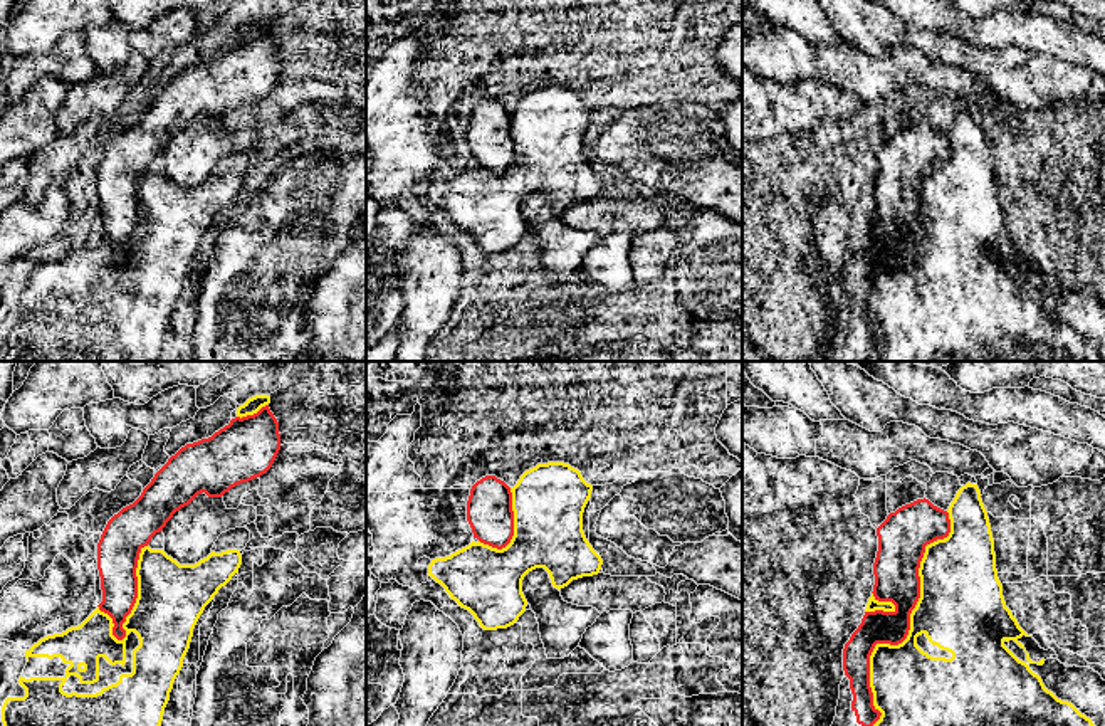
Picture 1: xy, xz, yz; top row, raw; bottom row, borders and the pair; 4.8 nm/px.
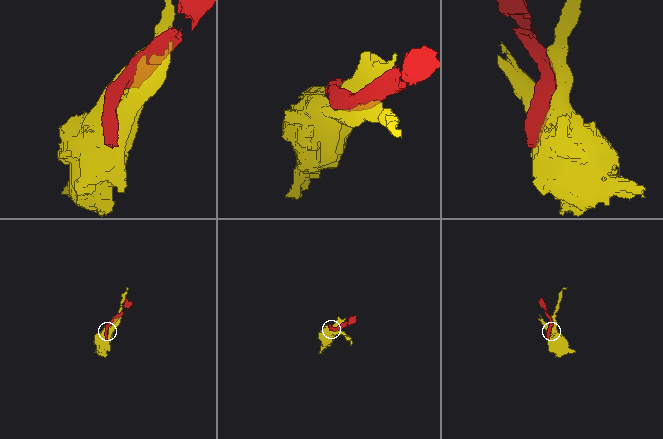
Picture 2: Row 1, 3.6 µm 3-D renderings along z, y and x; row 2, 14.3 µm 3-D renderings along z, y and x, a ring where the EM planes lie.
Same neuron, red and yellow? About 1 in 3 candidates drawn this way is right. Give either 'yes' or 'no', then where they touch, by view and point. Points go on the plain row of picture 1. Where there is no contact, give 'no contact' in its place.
no | yz (909, 249)

